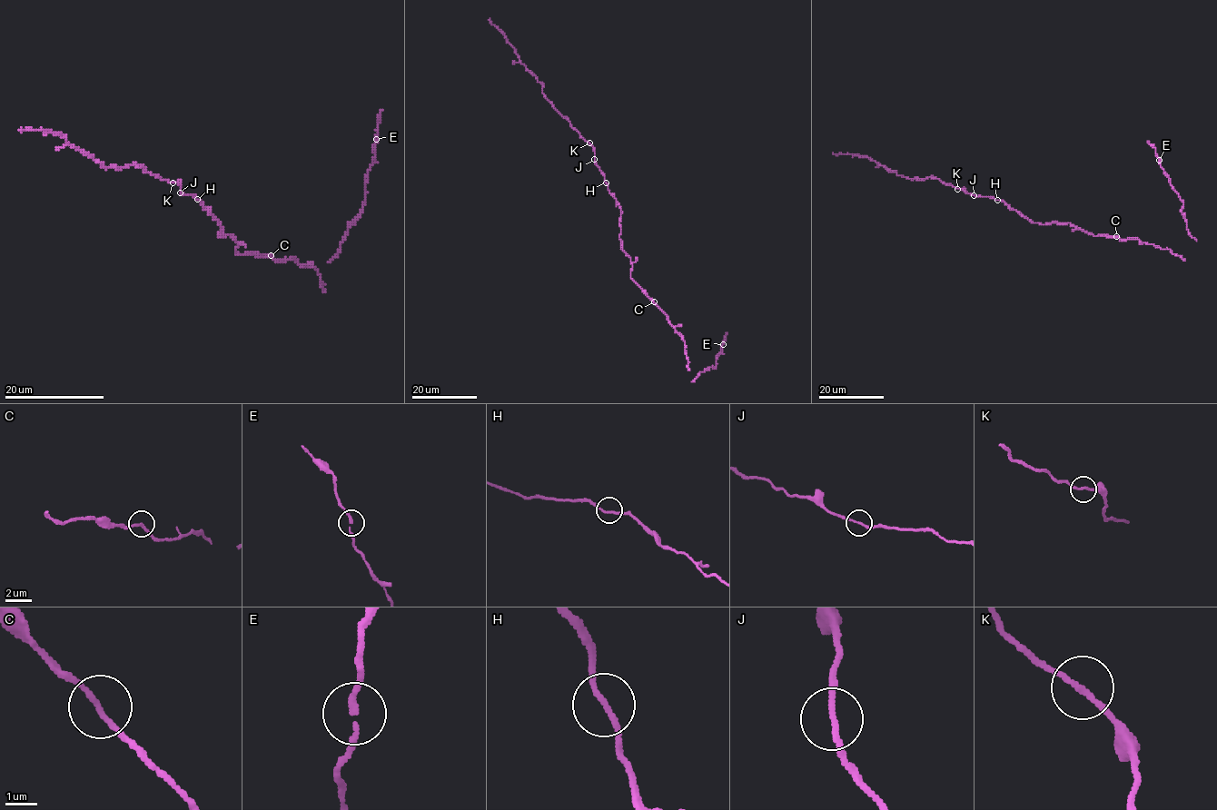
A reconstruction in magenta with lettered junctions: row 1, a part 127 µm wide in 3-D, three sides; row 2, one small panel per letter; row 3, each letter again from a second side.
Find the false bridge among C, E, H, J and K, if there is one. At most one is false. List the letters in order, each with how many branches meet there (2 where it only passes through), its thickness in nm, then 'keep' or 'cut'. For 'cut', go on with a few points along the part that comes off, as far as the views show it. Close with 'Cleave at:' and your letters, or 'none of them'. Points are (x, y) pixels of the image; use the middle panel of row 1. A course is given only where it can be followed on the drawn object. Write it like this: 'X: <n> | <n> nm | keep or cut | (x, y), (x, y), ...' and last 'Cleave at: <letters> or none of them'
C: 2 | 170 nm | keep
E: 2 | 160 nm | keep
H: 2 | 160 nm | keep
J: 2 | 160 nm | keep
K: 2 | 170 nm | keep
Cleave at: none of them

